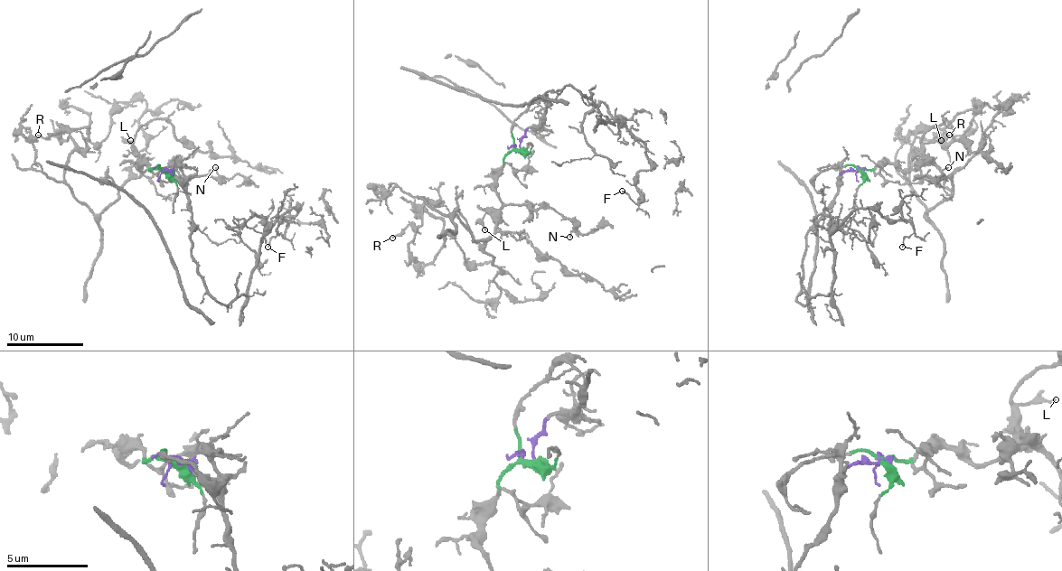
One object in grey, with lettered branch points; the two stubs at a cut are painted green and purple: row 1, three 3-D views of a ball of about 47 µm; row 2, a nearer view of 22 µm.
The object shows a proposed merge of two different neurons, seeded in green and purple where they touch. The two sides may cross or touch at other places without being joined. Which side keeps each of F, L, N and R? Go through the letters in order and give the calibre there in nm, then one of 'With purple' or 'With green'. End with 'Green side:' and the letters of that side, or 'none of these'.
F: Thickness 100 nm. With purple
L: Thickness 140 nm. With green
N: Thickness 120 nm. With green
R: Thickness 150 nm. With green
Green side: L, N, R

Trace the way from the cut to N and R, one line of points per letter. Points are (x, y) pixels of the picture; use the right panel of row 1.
N: (861, 171), (890, 163), (899, 169), (915, 169), (921, 173), (919, 178), (936, 178), (947, 167)
R: (861, 171), (934, 164), (951, 182), (951, 195), (926, 214), (909, 178), (911, 144), (949, 135)

